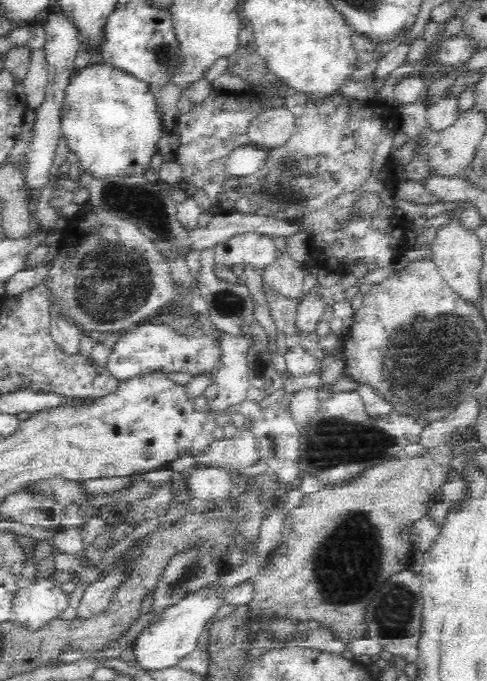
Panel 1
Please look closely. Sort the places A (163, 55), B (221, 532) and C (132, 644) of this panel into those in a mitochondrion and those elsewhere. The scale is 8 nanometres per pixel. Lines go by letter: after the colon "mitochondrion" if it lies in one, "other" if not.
A: mitochondrion
B: mitochondrion
C: other

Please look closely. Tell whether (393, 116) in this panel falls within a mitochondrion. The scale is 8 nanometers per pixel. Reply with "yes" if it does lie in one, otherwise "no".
no

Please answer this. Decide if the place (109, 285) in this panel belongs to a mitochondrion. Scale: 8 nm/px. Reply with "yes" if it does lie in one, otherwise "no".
yes

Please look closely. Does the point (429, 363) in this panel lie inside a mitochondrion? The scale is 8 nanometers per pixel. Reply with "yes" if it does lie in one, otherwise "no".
yes

